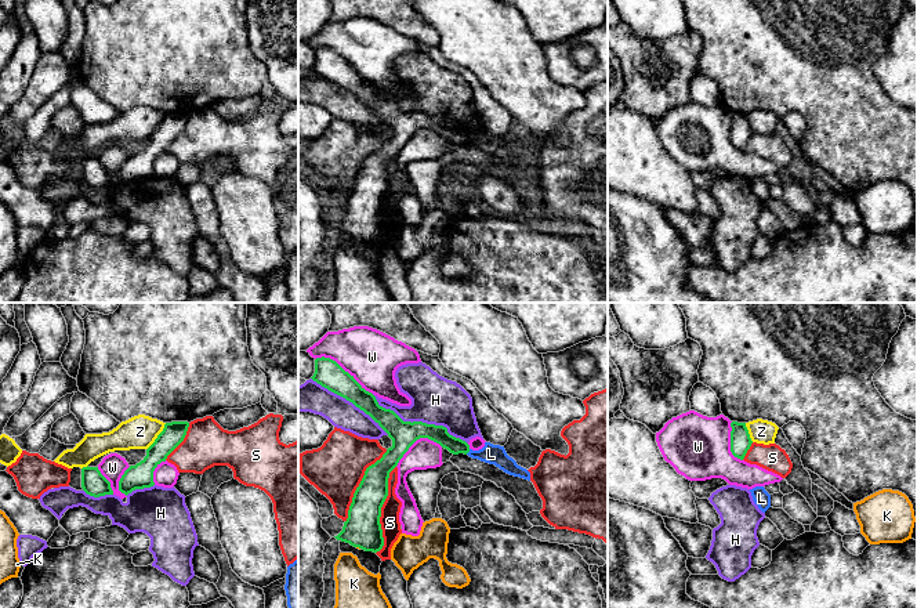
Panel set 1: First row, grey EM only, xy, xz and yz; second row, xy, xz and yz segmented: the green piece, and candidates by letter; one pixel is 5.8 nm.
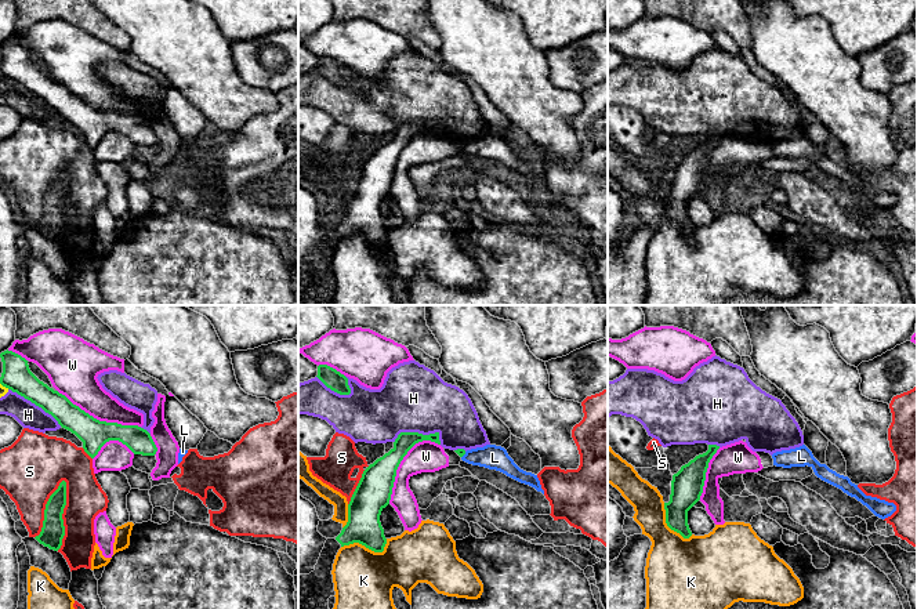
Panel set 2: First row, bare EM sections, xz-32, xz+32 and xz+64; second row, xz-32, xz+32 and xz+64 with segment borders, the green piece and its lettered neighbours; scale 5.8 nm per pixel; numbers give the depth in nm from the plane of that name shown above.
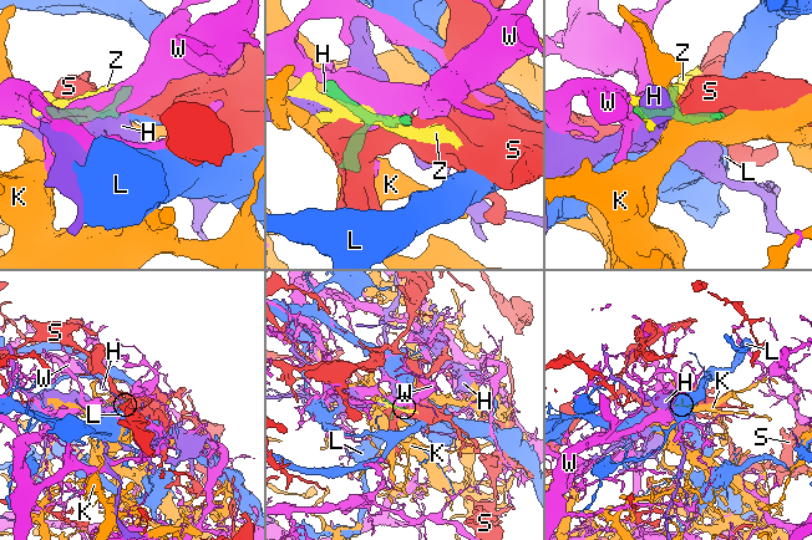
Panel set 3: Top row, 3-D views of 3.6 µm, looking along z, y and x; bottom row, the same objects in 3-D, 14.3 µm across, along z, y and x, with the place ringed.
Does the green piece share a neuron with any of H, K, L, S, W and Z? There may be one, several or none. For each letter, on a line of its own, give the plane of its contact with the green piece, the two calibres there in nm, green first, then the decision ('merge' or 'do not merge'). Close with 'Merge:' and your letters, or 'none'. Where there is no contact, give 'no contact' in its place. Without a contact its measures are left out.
H: xz | 160/280 nm | do not merge
K: xz | 220/20 nm | do not merge
L: xz | 100/120 nm | do not merge
S: xz | 220/110 nm | do not merge
W: xz | 160/320 nm | do not merge
Z: xy | 140/190 nm | do not merge
Merge: none

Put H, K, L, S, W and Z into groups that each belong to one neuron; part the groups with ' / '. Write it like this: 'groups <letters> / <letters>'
groups H / K / L / S / W / Z

